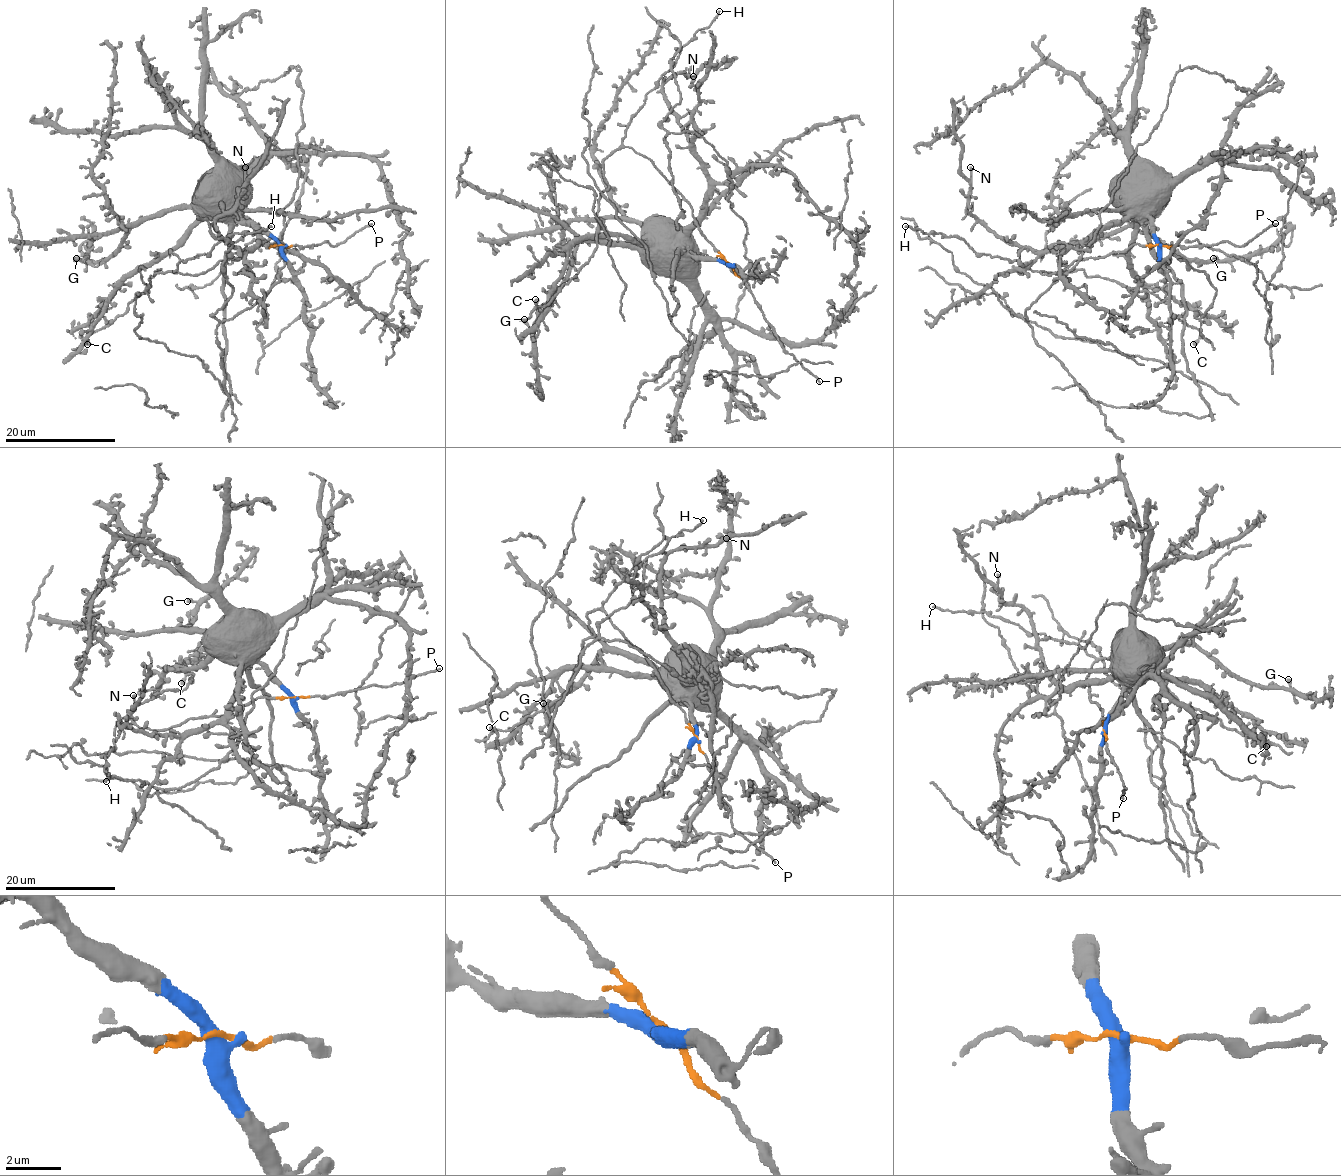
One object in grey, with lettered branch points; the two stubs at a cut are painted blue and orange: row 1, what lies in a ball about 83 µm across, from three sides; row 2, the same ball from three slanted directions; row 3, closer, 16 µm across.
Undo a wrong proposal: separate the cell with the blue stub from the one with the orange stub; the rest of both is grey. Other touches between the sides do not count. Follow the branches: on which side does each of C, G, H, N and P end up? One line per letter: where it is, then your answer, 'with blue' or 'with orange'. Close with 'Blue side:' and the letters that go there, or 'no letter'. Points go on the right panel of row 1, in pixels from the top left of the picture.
C: place (1193, 344); with orange
G: place (1213, 258); with blue
H: place (905, 226); with orange
N: place (970, 167); with blue
P: place (1275, 223); with orange
Blue side: G, N

